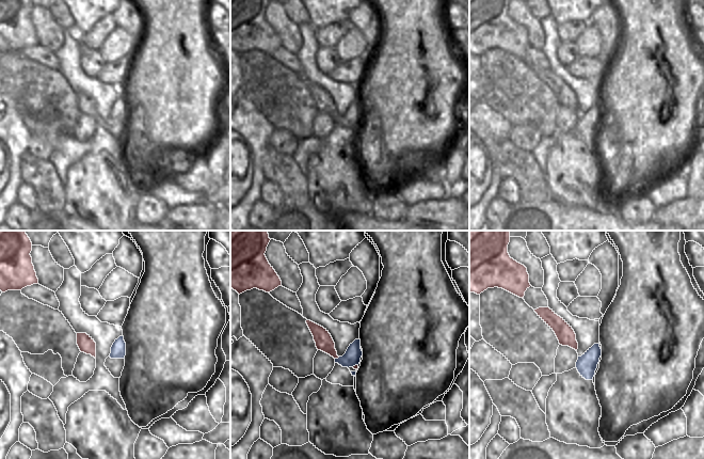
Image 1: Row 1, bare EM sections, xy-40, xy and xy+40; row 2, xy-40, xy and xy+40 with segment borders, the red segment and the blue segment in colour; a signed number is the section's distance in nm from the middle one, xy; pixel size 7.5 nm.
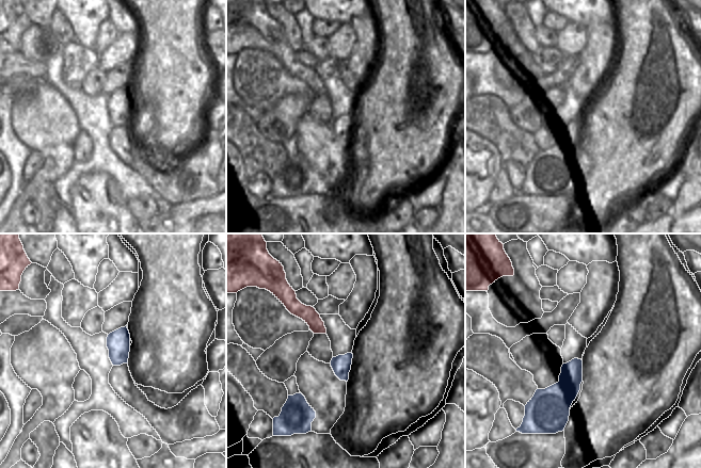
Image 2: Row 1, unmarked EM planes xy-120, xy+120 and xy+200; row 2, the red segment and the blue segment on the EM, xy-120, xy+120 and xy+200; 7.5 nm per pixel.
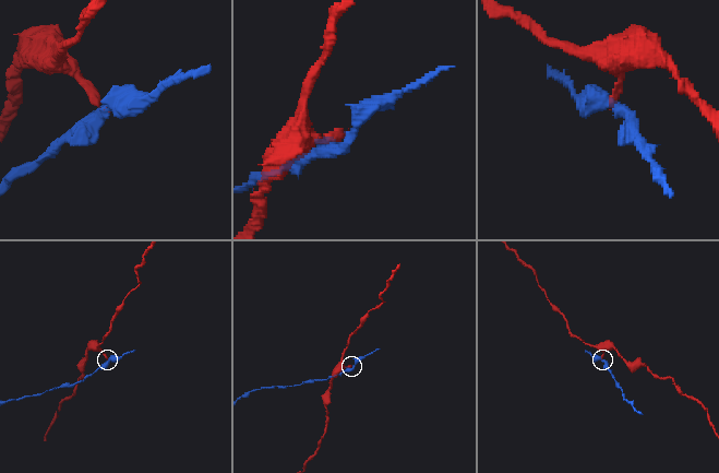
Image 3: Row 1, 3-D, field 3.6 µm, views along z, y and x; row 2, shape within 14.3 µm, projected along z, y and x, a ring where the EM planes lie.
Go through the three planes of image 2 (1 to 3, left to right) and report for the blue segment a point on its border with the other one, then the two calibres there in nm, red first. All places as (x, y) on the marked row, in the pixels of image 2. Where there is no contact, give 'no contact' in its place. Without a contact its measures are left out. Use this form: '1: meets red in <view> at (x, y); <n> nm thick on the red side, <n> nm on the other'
1: no contact
2: no contact
3: no contact

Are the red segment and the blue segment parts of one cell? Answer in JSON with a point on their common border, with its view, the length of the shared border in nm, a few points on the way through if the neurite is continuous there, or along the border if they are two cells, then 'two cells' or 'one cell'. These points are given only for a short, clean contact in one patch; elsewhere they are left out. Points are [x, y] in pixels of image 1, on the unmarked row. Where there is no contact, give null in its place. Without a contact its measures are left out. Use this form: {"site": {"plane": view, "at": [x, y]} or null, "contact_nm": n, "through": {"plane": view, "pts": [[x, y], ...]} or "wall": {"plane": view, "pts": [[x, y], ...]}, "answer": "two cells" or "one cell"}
{"site": {"plane": "xy", "at": [337, 119]}, "contact_nm": 40, "wall": {"plane": "xy", "pts": [[339, 117], [335, 120]]}, "answer": "two cells"}

